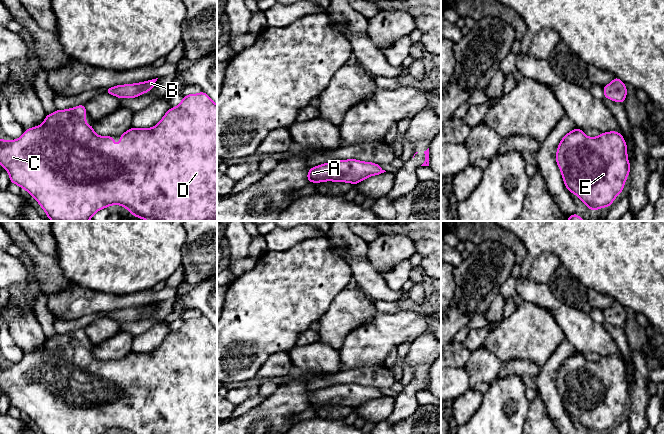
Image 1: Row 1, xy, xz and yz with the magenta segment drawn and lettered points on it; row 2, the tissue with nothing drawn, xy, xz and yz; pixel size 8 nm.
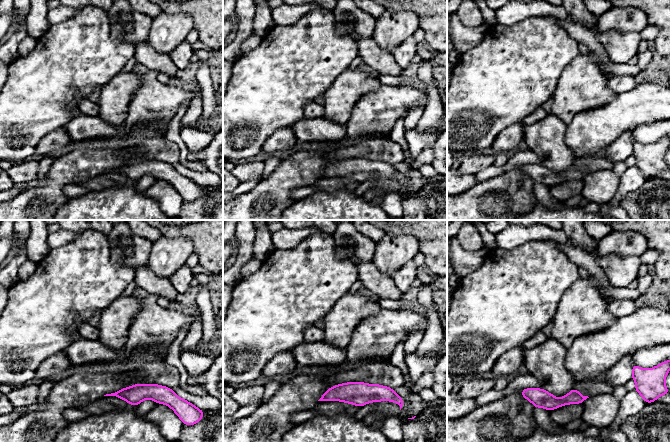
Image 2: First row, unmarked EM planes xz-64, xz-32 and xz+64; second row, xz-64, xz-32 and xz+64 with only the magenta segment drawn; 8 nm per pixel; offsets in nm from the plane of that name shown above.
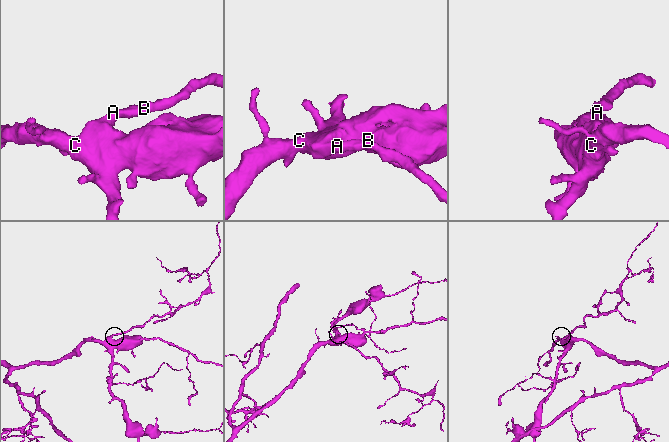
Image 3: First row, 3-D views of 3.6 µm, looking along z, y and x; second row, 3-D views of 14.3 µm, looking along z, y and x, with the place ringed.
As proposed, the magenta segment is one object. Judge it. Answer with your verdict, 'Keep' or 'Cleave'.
Keep

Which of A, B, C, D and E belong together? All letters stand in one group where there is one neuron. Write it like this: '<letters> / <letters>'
A B C D E

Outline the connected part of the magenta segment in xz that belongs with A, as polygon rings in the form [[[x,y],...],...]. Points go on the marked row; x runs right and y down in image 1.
[[[355,159],[336,160],[309,169],[309,182],[325,181],[357,184],[366,178],[386,172],[378,164]]]

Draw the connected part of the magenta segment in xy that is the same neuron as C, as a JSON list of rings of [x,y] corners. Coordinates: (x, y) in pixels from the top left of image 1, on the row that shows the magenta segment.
[[[205,92],[184,96],[177,107],[170,108],[153,128],[131,128],[120,135],[120,144],[114,144],[113,136],[97,135],[92,125],[86,124],[84,104],[47,114],[40,126],[24,131],[16,140],[0,139],[0,164],[8,171],[10,182],[24,188],[46,212],[52,221],[90,221],[92,216],[110,205],[122,205],[133,216],[147,221],[217,221],[217,104]]]

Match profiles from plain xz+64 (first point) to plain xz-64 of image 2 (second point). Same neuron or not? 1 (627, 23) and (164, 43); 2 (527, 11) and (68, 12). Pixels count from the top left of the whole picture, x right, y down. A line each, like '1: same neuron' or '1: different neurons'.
1: same neuron
2: same neuron

